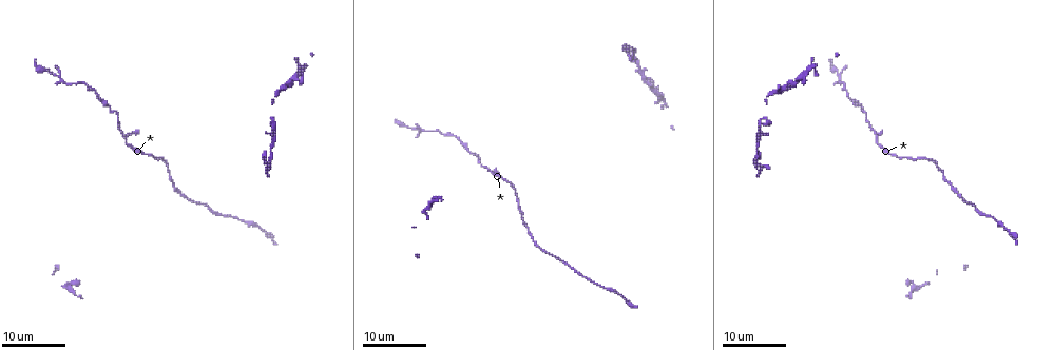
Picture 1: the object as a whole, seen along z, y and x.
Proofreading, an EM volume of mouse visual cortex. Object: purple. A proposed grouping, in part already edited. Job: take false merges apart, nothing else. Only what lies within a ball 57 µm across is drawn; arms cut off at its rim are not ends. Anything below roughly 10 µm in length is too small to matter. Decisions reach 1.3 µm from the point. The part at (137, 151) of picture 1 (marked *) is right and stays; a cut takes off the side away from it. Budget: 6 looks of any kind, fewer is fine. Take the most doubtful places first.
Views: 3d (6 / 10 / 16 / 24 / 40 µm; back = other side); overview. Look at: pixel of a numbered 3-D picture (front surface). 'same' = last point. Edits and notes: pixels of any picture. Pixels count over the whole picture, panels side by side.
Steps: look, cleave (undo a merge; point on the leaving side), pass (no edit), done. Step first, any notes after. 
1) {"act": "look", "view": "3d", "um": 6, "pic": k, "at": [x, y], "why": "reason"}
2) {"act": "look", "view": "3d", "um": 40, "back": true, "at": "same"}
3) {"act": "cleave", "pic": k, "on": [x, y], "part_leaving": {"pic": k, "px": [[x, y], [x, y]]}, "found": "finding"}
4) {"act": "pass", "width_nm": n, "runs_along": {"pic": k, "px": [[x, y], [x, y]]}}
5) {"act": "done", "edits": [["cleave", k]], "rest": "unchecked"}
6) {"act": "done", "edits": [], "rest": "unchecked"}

{"act": "look", "view": "3d", "um": 24, "pic": 1, "at": [125, 136], "why": "three arms meet"}

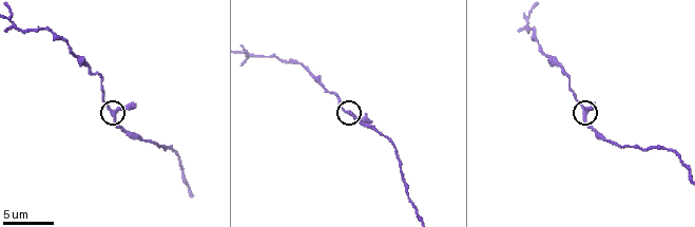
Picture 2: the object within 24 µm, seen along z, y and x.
{"act": "look", "view": "3d", "um": 6, "pic": 2, "at": [116, 110]}

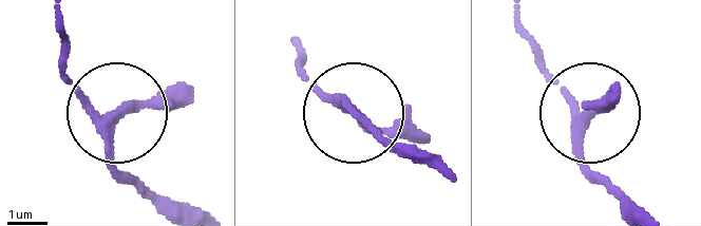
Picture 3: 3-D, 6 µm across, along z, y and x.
{"act": "pass", "side_arm_um": 24, "runs_along": {"pic": 3, "px": [[160, 211], [113, 165], [113, 117], [62, 67]]}, "found": "one neuron here"}

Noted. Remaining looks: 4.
{"act": "look", "view": "3d", "um": 10, "pic": 2, "at": [547, 56], "why": "sudden change in width"}

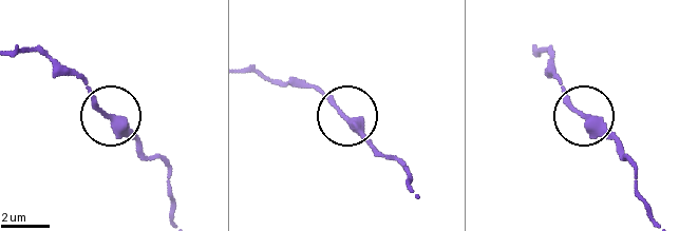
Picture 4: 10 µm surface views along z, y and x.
{"act": "pass", "width_nm": 250, "runs_along": {"pic": 4, "px": [[175, 215], [164, 161], [142, 149], [75, 72]]}, "found": "one neuron here"}

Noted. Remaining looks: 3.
{"act": "look", "view": "3d", "um": 10, "pic": 2, "at": [390, 137]}

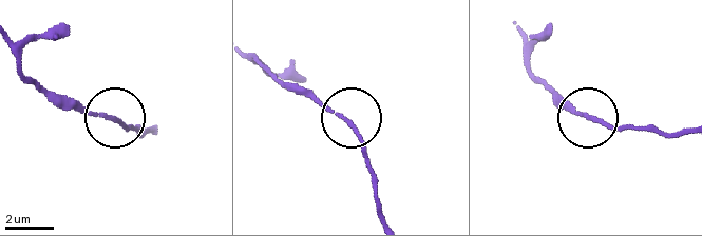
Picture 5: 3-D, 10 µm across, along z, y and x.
{"act": "look", "view": "3d", "um": 10, "back": true, "pic": 5, "at": [591, 119], "why": "from behind"}

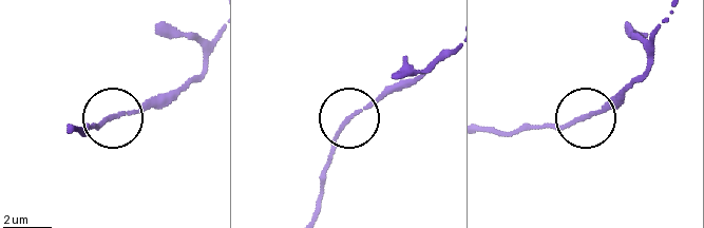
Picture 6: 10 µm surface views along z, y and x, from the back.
{"act": "pass", "width_nm": 150, "found": "continuous, no second neuron"}

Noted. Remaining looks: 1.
{"act": "done", "edits": [], "rest": "unchecked"}

